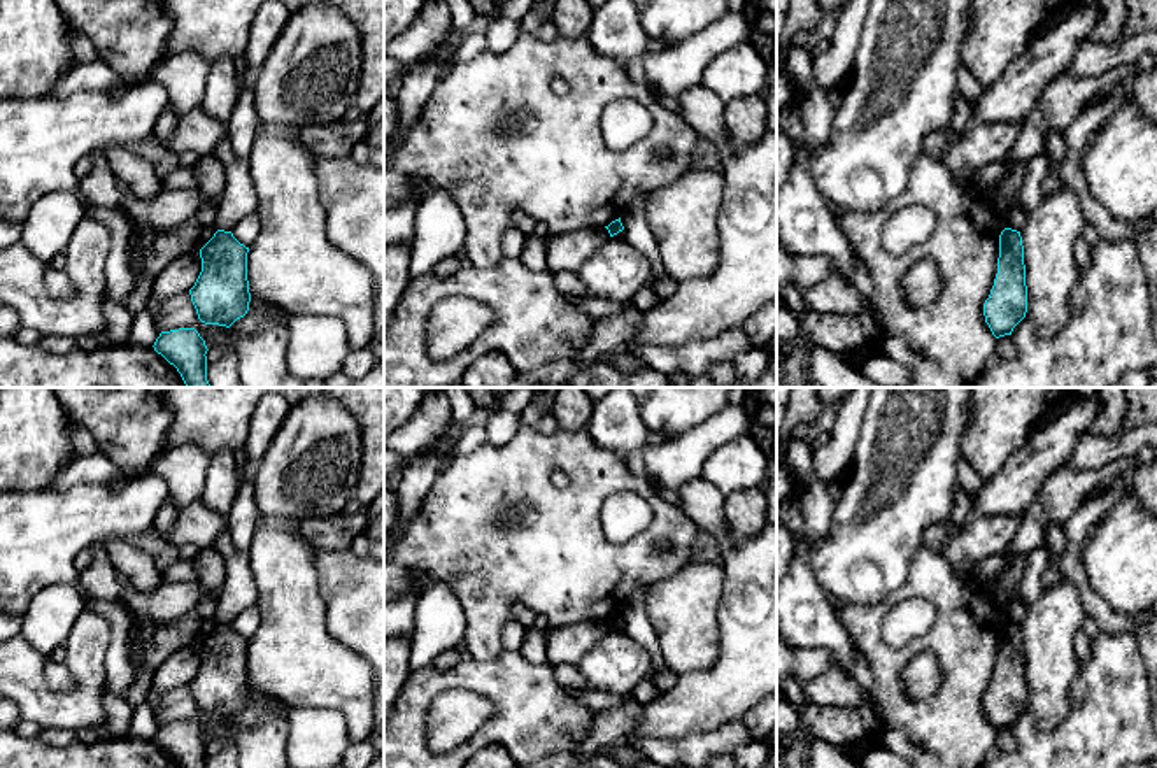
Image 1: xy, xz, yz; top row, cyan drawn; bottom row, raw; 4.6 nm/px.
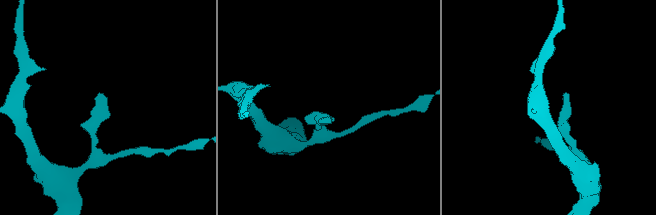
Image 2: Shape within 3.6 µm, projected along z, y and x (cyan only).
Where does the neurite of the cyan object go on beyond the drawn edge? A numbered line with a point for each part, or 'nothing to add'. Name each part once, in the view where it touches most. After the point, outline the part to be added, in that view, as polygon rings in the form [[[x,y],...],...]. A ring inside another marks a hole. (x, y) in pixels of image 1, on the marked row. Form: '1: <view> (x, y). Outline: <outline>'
nothing to add

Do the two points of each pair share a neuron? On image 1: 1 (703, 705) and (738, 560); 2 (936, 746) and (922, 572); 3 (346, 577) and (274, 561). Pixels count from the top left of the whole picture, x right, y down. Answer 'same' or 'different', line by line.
1: same
2: same
3: different

